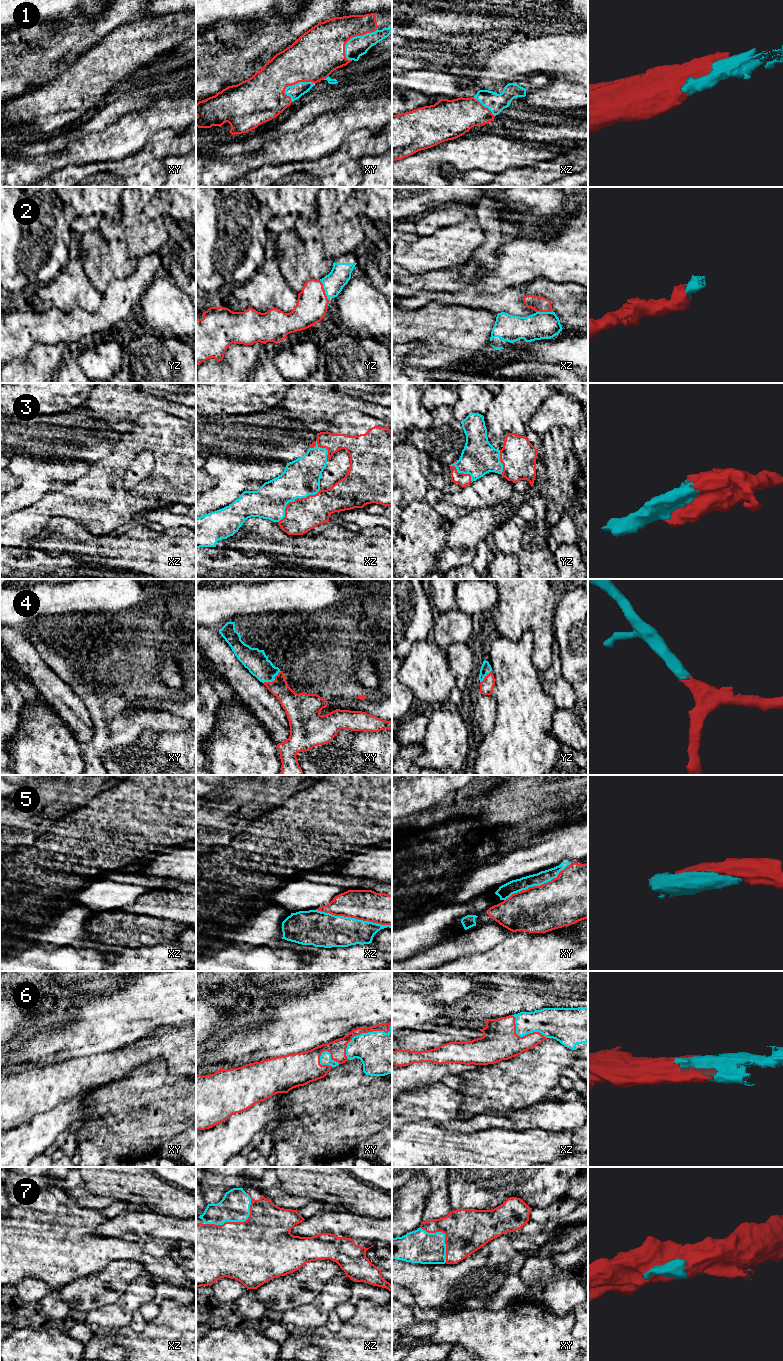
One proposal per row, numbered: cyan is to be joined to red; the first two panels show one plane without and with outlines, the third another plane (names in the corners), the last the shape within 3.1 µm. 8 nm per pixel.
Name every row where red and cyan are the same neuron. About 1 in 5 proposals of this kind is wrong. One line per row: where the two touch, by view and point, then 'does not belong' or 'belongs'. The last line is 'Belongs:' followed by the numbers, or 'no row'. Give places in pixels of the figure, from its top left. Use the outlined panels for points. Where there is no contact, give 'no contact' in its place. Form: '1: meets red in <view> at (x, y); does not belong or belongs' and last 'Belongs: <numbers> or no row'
1: meets red in xy at (354, 36); belongs
2: meets red in yz at (324, 290); belongs
3: meets red in xz at (295, 500); belongs
4: meets red in xy at (274, 680); belongs
5: meets red in xz at (354, 917); belongs
6: meets red in xy at (364, 1032); belongs
7: meets red in xz at (237, 1222); belongs
Belongs: 1, 2, 3, 4, 5, 6, 7

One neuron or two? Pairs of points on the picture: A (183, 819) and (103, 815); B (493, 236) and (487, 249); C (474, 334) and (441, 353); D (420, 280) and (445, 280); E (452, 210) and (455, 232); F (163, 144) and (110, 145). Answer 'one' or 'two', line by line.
A: one
B: one
C: one
D: one
E: two
F: two

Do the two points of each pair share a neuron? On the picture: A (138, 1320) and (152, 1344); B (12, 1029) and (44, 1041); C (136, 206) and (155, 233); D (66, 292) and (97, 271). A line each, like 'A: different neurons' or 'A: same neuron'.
A: different neurons
B: different neurons
C: same neuron
D: same neuron

